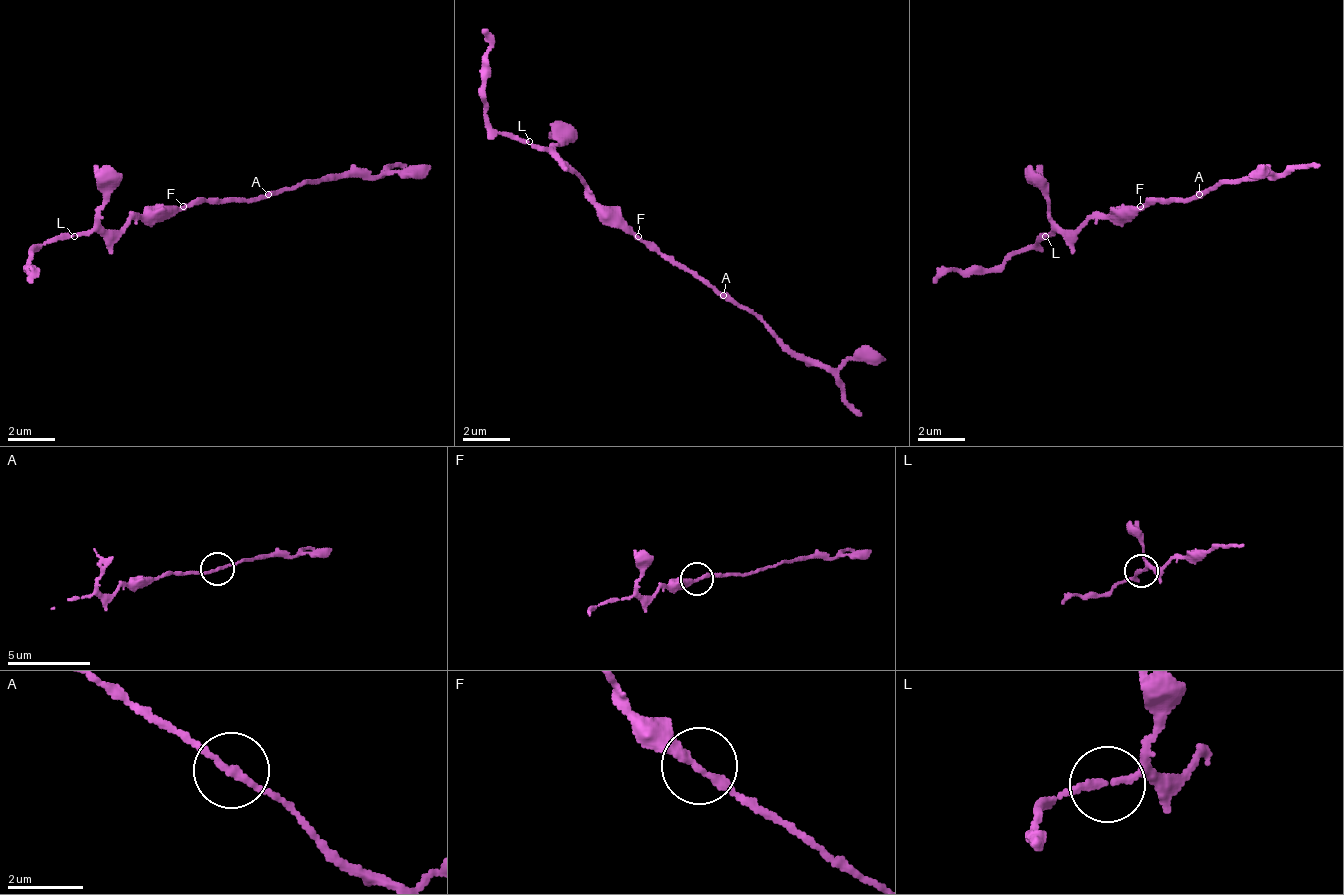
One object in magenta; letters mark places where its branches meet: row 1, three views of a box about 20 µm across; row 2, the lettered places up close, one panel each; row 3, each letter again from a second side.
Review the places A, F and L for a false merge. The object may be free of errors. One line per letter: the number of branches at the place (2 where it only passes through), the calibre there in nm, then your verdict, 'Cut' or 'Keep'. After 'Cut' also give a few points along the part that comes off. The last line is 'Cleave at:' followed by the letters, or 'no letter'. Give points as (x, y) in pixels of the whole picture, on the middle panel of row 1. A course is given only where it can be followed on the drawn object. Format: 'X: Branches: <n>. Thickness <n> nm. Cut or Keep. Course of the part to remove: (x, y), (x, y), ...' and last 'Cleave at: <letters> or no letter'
A: Branches: 2. Thickness 160 nm. Keep
F: Branches: 2. Thickness 240 nm. Keep
L: Branches: 2. Thickness 160 nm. Keep
Cleave at: no letter

